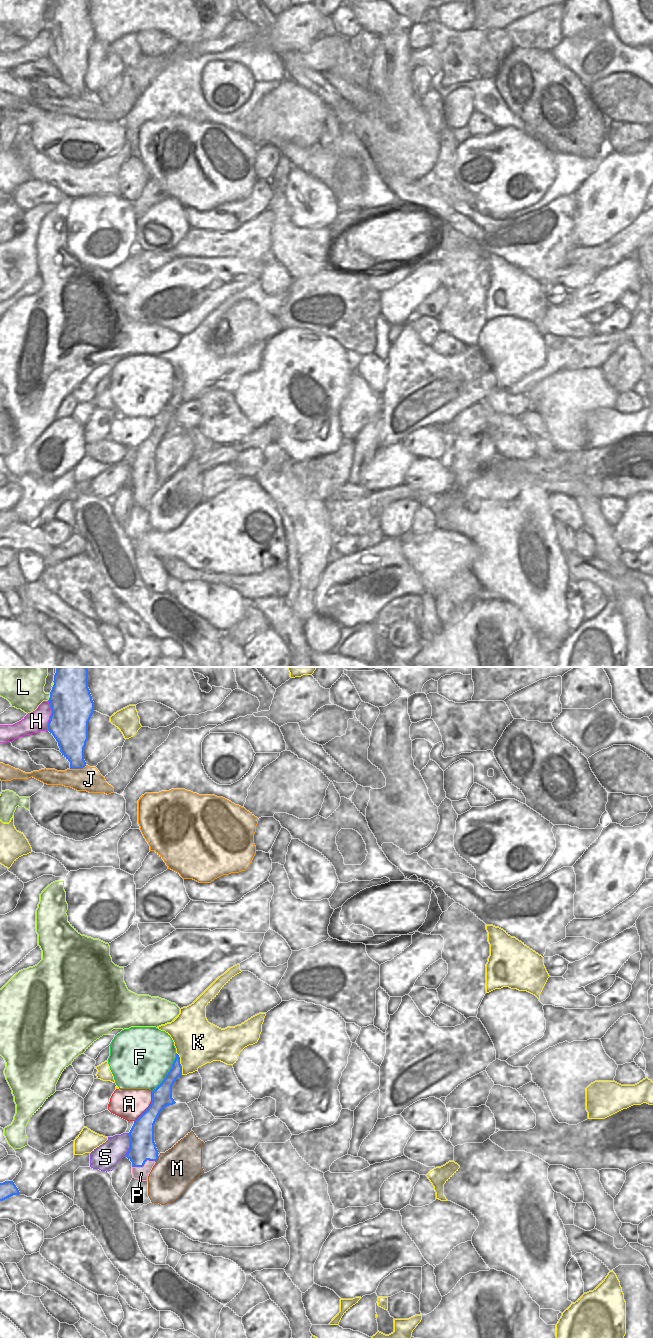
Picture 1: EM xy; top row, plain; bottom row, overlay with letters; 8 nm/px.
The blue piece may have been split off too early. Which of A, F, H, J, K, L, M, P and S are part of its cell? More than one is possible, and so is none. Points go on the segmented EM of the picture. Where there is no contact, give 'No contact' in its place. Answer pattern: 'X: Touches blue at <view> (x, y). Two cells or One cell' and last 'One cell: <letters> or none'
A: Touches blue at xy (149, 1106). Two cells
F: Touches blue at xy (168, 1072). Two cells
H: Touches blue at xy (50, 716). Two cells
J: Touches blue at xy (78, 768). Two cells
K: Touches blue at xy (180, 1064). Two cells
L: Touches blue at xy (50, 697). Two cells
M: Touches blue at xy (157, 1159). Two cells
P: Touches blue at xy (144, 1163). Two cells
S: Touches blue at xy (130, 1145). Two cells
One cell: none

